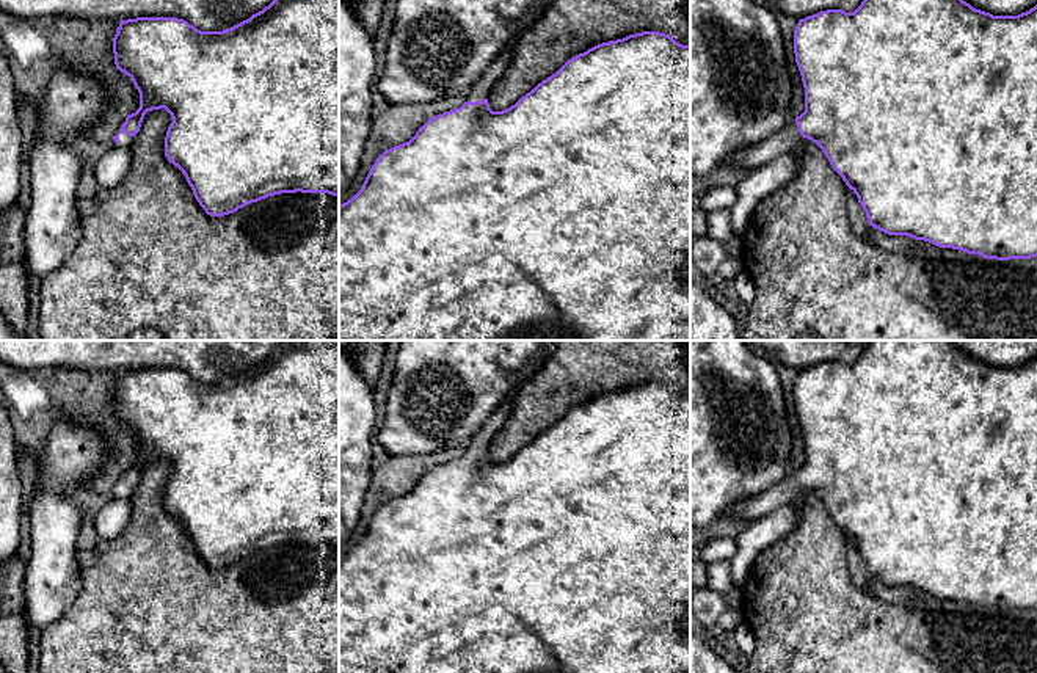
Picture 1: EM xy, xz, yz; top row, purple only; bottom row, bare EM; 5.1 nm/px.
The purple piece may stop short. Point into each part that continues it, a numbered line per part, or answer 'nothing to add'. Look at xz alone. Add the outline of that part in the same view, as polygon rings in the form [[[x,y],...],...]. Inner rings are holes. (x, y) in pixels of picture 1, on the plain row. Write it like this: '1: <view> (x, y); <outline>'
1: xz (480, 441); [[[543,347],[524,367],[521,367],[513,378],[513,389],[507,394],[507,397],[499,403],[493,414],[488,416],[485,424],[478,428],[478,431],[472,436],[468,444],[471,453],[478,453],[488,450],[494,435],[500,430],[500,427],[508,419],[516,389],[532,377],[535,370],[538,370],[543,362],[549,358],[552,347]]]

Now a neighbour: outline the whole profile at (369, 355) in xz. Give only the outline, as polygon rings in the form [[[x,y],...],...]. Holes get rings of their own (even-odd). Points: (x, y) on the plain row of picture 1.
[[[339,340],[339,348],[348,355],[372,389],[380,378],[388,340]]]

